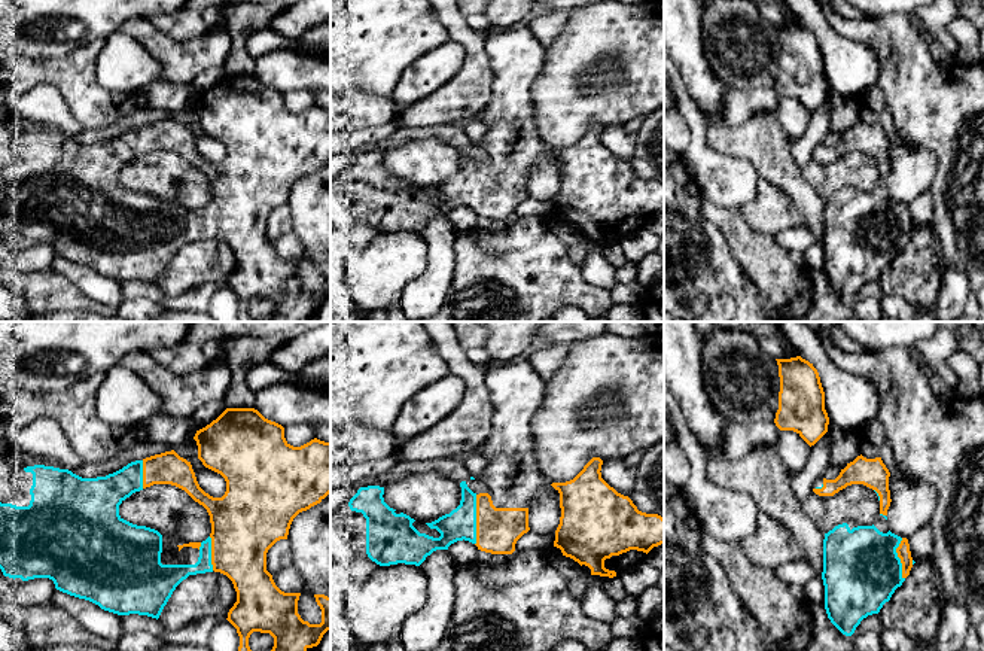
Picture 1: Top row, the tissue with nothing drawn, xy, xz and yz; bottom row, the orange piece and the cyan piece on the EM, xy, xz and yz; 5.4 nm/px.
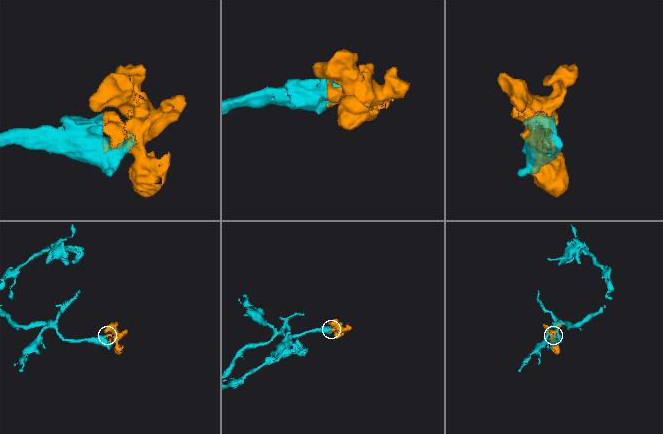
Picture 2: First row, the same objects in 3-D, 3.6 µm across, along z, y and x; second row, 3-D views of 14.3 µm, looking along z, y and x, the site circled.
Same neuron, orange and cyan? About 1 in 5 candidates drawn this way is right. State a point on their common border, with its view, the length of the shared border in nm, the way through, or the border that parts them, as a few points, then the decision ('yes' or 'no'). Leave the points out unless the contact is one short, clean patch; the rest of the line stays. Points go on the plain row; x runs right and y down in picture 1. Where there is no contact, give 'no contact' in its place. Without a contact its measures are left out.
xz (477, 186) | 280 nm | yes

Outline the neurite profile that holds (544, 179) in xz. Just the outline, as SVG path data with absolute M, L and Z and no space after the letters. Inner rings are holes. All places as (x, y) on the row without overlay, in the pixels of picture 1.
M552 152L540 156L537 164L528 173L528 194L539 201L546 203L552 212L555 207L555 197L560 191L561 174L560 159Z

